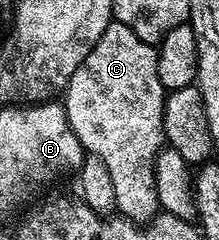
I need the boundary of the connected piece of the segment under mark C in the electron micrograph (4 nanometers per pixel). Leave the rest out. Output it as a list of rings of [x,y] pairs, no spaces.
[[[115,19],[102,31],[102,39],[94,43],[90,55],[82,59],[82,67],[70,75],[70,83],[62,94],[62,104],[66,119],[78,135],[85,154],[92,154],[102,159],[110,171],[114,183],[115,208],[129,221],[147,223],[156,216],[160,209],[158,195],[154,187],[154,163],[166,142],[163,131],[163,107],[166,90],[158,79],[157,46],[146,43]]]

